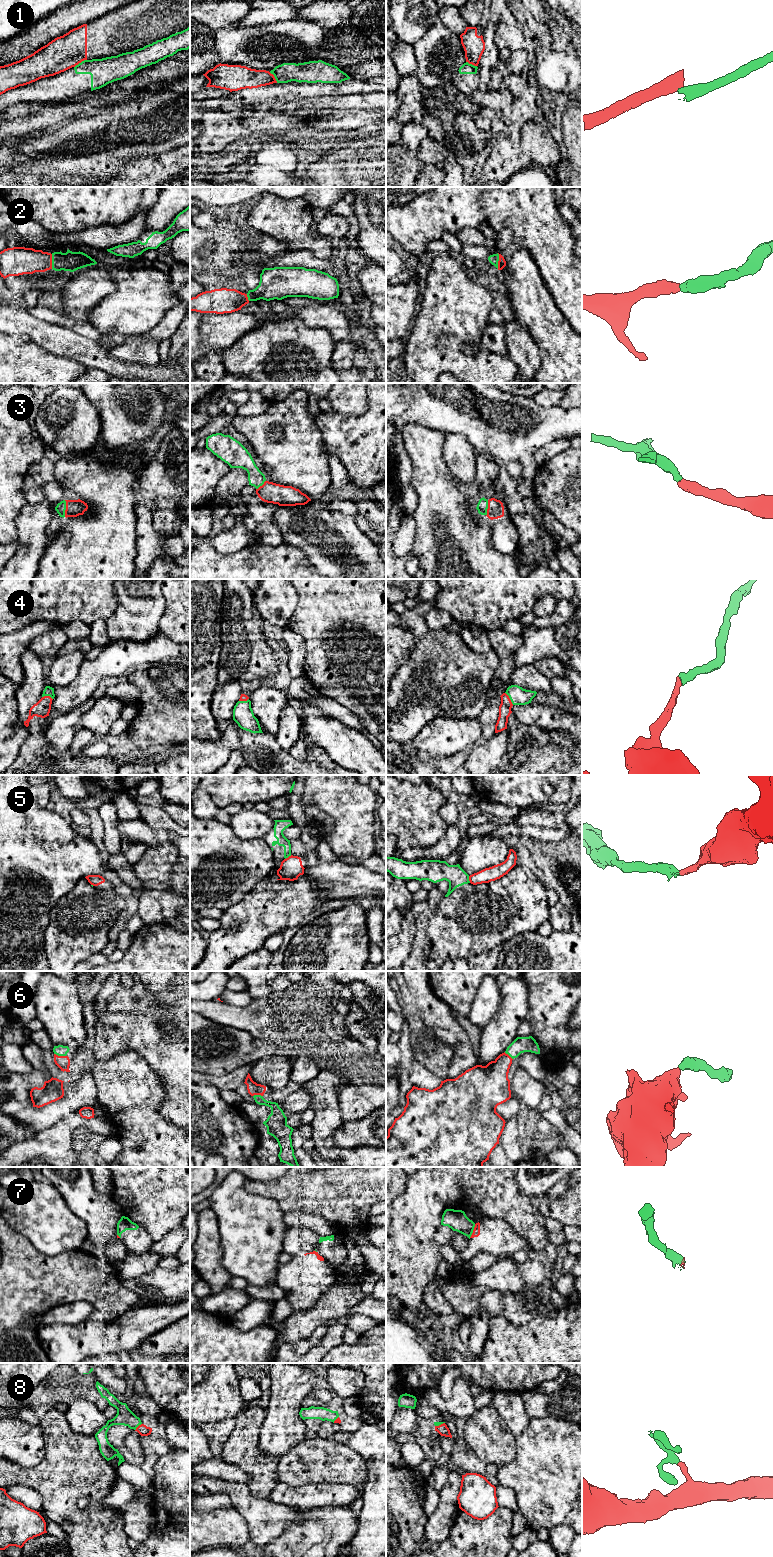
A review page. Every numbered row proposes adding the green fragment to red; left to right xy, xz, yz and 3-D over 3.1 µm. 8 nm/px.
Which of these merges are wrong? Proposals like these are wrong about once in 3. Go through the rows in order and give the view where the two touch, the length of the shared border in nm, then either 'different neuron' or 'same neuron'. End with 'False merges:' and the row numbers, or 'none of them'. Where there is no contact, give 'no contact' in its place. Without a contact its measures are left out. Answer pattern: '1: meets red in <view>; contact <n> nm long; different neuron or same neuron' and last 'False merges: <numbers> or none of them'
1: meets red in xy; contact 120 nm long; different neuron
2: meets red in yz; contact 130 nm long; same neuron
3: meets red in xy; contact 140 nm long; same neuron
4: meets red in yz; contact 120 nm long; same neuron
5: meets red in yz; contact 60 nm long; different neuron
6: meets red in xy; contact 100 nm long; same neuron
7: meets red in yz; contact 120 nm long; different neuron
8: meets red in xy; contact 80 nm long; same neuron
False merges: 1, 5, 7

